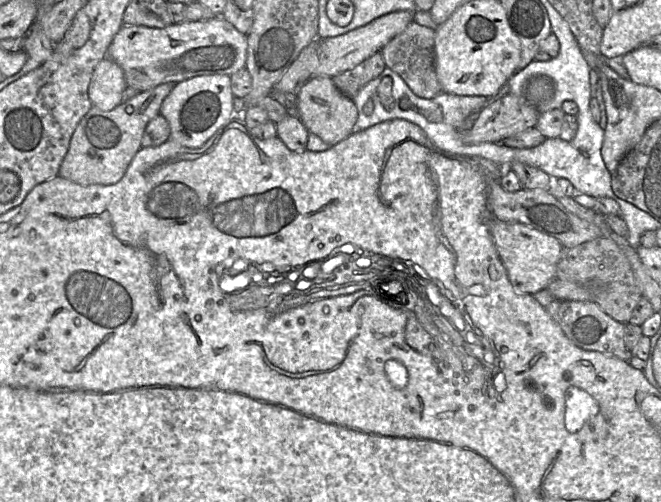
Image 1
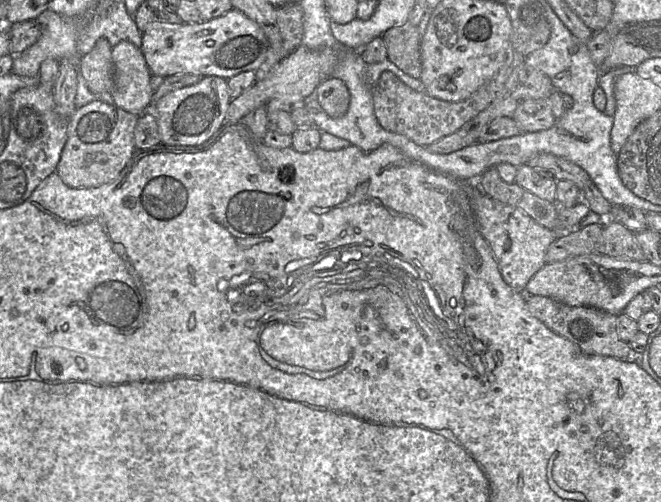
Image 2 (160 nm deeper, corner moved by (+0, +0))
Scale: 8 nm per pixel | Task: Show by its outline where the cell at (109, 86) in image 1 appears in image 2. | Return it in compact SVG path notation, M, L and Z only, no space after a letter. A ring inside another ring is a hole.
M121 41L112 47L114 105L137 115L152 108L151 72L145 57L136 45Z

